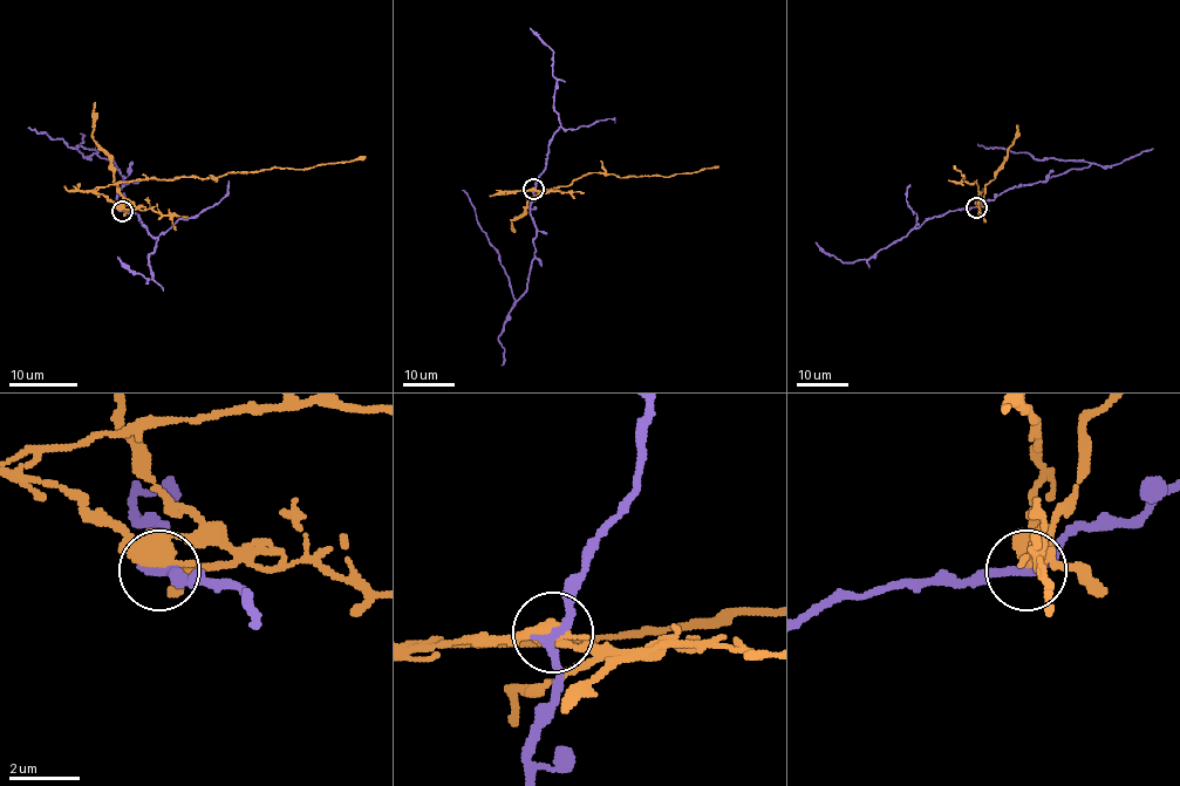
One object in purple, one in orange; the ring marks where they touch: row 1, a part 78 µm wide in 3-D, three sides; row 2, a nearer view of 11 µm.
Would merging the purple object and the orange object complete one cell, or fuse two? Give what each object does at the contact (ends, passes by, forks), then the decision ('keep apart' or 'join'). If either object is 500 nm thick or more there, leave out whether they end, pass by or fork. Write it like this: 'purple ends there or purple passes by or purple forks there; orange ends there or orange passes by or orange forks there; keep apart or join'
purple passes by; orange passes by; keep apart

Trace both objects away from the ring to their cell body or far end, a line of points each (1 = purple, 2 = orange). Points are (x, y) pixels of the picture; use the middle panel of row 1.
1: (533, 189), (530, 213), (536, 227), (534, 258), (527, 291), (516, 302), (498, 251), (462, 190)
2: (533, 189), (567, 186), (593, 172), (620, 177), (674, 176), (718, 166)

